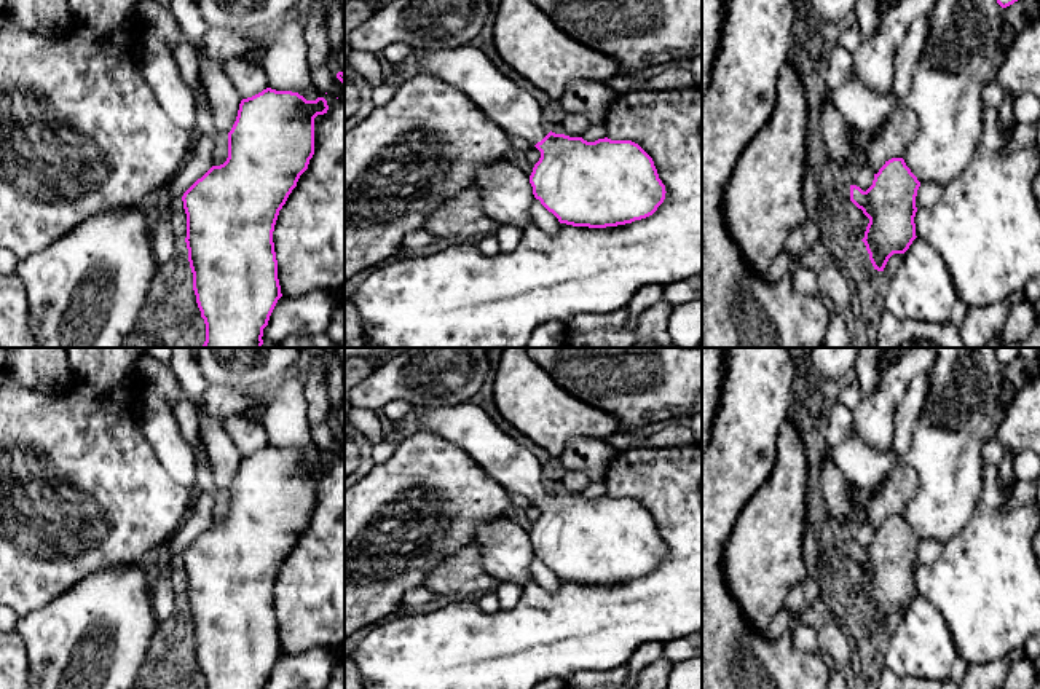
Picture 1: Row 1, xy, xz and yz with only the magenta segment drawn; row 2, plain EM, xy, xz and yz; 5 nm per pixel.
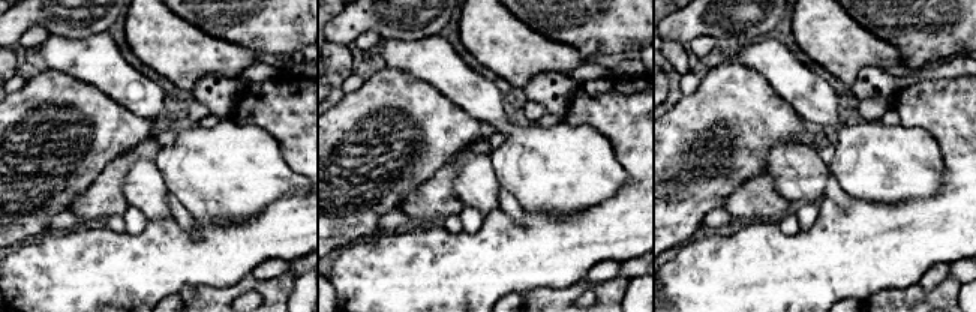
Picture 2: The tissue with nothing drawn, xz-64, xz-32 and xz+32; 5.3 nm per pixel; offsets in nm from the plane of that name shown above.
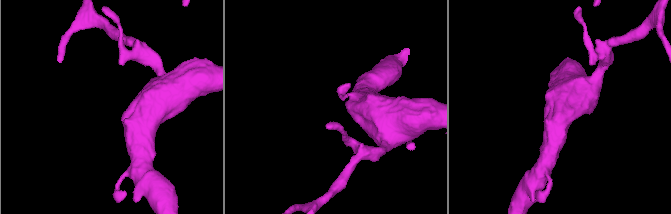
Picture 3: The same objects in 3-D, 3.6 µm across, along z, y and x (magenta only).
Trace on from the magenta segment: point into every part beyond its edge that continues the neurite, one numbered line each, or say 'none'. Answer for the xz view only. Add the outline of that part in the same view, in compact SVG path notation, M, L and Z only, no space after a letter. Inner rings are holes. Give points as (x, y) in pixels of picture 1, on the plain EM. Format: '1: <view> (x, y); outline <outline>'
1: xz (468, 426); outline M475 404L424 408L418 416L418 429L464 450L512 494L526 496L536 502L550 490L538 456L509 437Z

